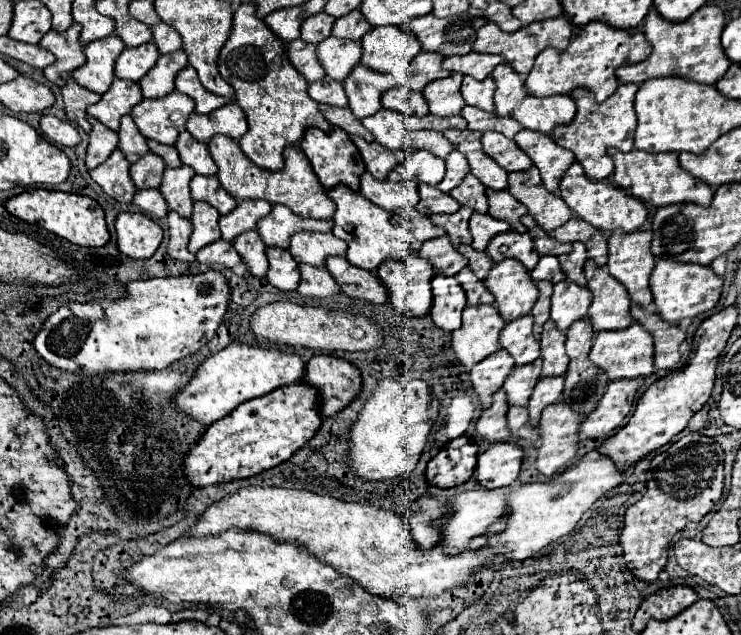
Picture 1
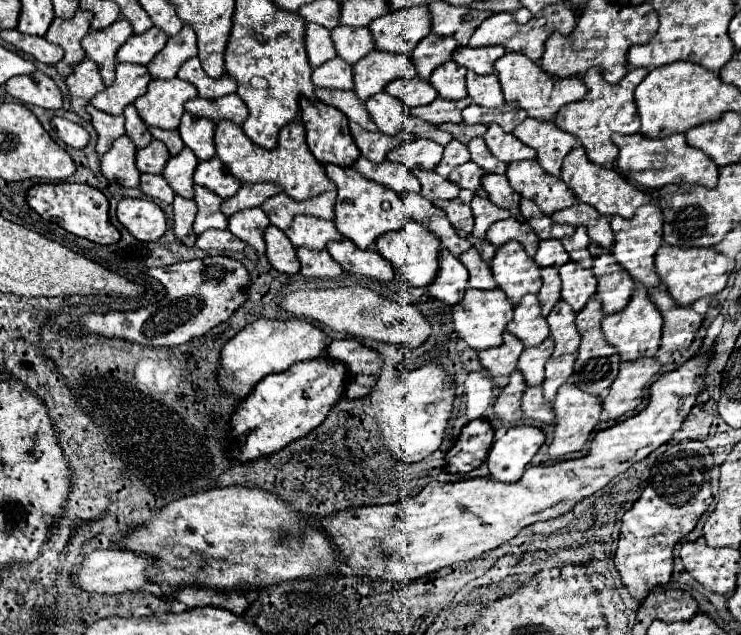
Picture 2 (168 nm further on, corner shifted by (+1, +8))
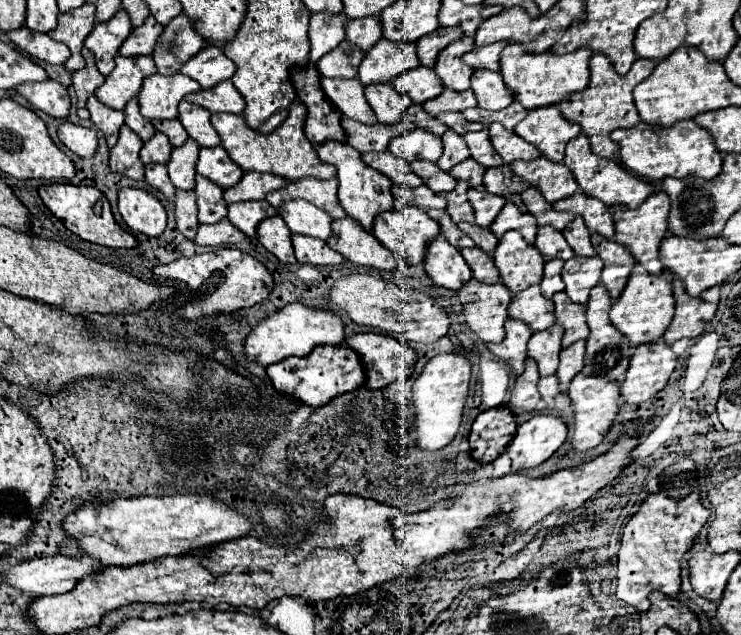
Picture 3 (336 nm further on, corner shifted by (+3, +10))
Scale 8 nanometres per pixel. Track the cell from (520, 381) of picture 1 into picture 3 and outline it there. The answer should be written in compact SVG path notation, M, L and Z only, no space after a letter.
M553 324L547 330L535 332L527 344L527 356L537 362L541 378L555 374L561 352L561 336L563 328L559 328L559 324Z

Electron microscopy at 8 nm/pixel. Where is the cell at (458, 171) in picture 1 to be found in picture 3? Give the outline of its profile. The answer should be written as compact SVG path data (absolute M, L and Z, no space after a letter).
M447 130L447 132L441 136L441 140L443 140L443 156L441 156L439 162L437 162L437 166L439 166L441 170L449 172L455 164L459 164L459 162L463 162L463 160L469 158L469 148L467 148L463 136L459 136L457 132Z

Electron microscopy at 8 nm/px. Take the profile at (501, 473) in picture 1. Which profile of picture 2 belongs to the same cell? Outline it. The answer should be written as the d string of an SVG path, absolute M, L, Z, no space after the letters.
M515 426L491 446L487 464L491 478L499 482L517 482L531 458L545 444L545 432L537 426Z

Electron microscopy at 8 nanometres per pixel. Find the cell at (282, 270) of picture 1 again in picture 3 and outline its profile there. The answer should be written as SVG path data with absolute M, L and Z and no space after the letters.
M279 216L263 220L263 224L259 224L259 228L257 228L257 236L259 236L259 242L273 256L279 258L279 262L283 262L283 264L295 264L297 262L295 254L293 254L293 246L291 246L291 232Z

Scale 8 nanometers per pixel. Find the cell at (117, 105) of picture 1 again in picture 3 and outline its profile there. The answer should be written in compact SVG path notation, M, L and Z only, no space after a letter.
M117 56L115 62L115 70L105 78L105 84L95 92L95 96L105 106L113 110L123 110L125 104L139 94L143 78L155 74L157 68L151 56Z

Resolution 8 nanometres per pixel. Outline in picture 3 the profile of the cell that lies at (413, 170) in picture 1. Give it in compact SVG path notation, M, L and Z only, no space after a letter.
M415 128L415 130L403 132L397 138L393 138L389 144L389 150L395 156L399 156L401 160L405 160L407 164L411 164L415 160L437 162L441 158L443 144L441 144L439 136L433 136L427 130Z

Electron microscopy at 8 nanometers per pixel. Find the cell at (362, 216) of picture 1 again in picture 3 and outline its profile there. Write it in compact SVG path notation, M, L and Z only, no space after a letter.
M327 142L327 144L317 146L317 154L319 154L321 162L333 164L337 168L339 204L343 206L343 210L347 212L349 218L353 218L355 222L361 224L363 230L371 230L373 228L375 216L379 216L381 212L389 212L389 210L395 208L393 206L395 200L393 200L393 194L391 194L391 182L381 172L375 172L373 168L365 166L363 160L361 160L361 154L355 152L355 148L351 148L349 144Z

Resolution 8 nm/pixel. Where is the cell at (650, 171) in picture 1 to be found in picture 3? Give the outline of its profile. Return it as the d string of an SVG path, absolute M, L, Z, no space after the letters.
M693 120L679 122L671 128L659 128L639 122L629 130L611 132L611 140L615 140L621 146L619 154L623 166L645 180L663 180L667 176L673 178L699 176L711 180L721 172L721 154L717 152L711 136L703 128L699 128Z

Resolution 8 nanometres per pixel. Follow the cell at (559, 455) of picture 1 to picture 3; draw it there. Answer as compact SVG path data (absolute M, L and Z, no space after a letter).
M577 374L567 390L567 396L571 400L573 406L573 420L575 420L575 434L571 440L573 450L577 452L587 452L591 448L595 448L605 432L611 428L617 410L619 410L619 388L615 380L603 380L603 378L595 378L595 376L583 376Z

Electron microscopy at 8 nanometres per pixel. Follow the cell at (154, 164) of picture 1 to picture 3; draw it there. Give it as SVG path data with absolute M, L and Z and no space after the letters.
M157 132L149 142L143 144L139 156L143 164L167 164L169 156L171 156L171 144L167 140L167 136L163 136L161 132Z

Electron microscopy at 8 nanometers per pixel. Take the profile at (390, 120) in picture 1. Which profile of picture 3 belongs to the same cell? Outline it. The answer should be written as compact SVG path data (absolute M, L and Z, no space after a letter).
M371 84L371 88L365 88L365 98L371 104L377 120L381 124L397 124L411 104L407 96L399 96L391 84Z

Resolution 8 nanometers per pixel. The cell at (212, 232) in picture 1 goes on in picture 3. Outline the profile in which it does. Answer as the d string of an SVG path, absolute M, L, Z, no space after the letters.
M197 176L197 206L199 206L199 224L217 224L227 216L227 206L223 204L223 190L211 180Z

